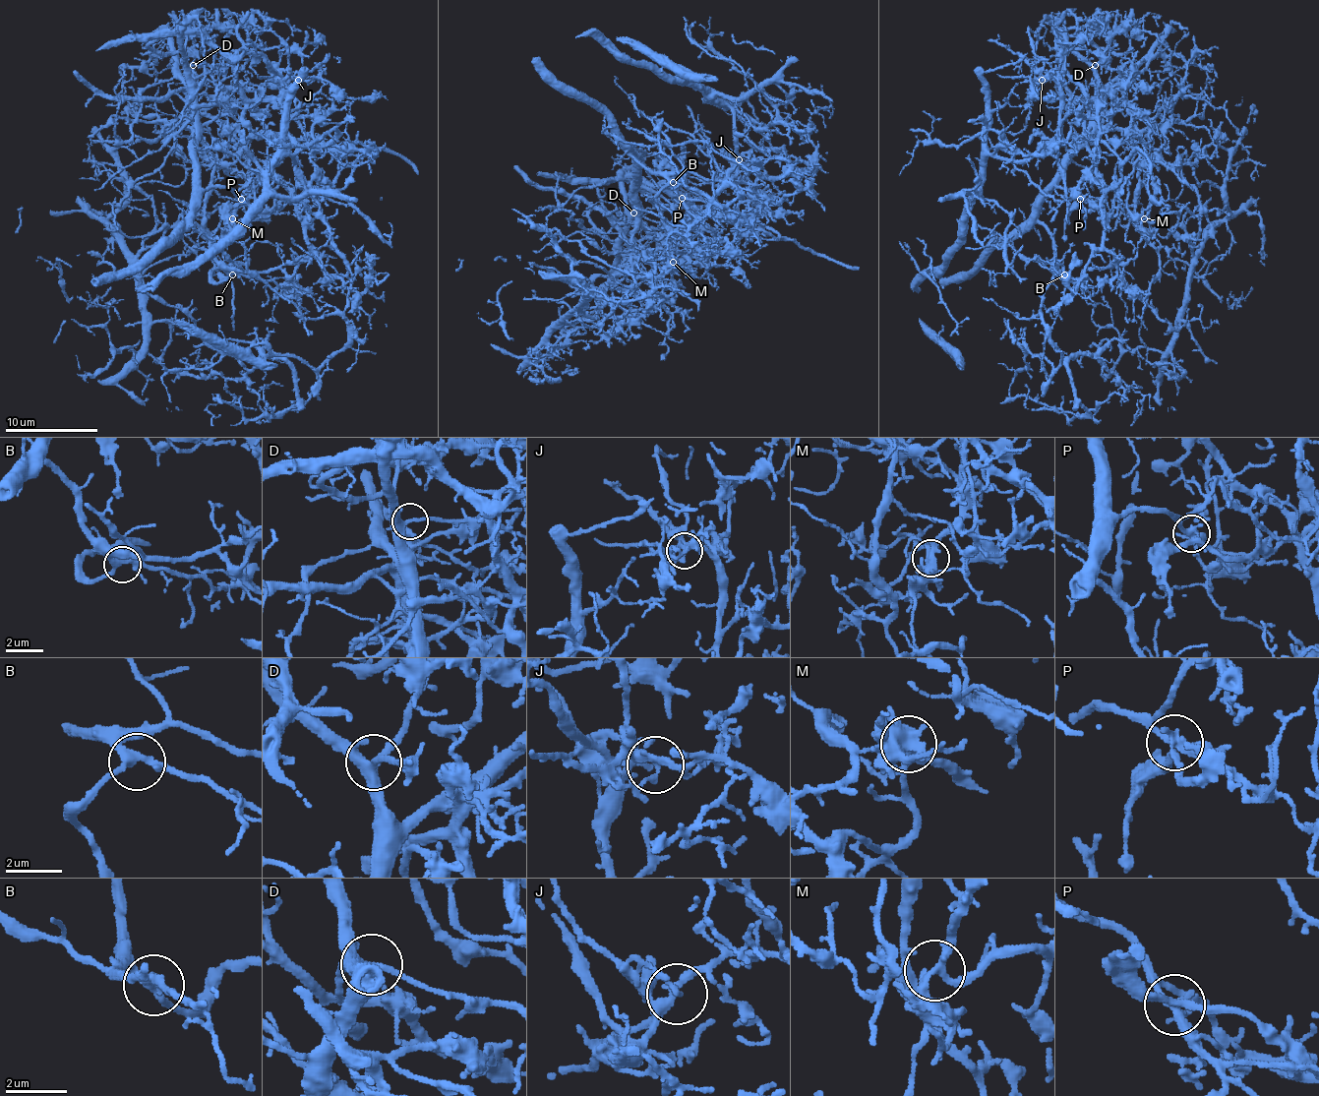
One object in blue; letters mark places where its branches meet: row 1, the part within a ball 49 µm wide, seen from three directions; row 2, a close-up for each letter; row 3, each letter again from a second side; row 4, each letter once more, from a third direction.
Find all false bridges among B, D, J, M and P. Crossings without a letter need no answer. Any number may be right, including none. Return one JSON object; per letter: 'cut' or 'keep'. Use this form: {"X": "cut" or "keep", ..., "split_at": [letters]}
{"B": "keep", "D": "keep", "J": "cut", "M": "keep", "P": "cut", "split_at": ["J", "P"]}

